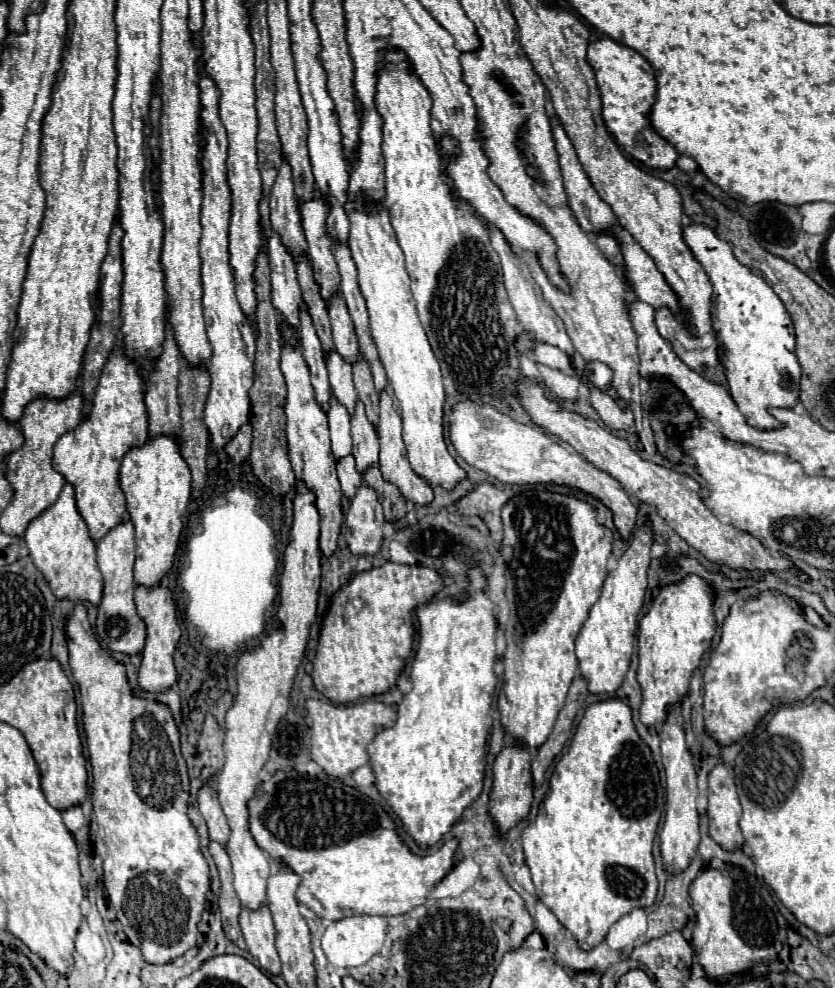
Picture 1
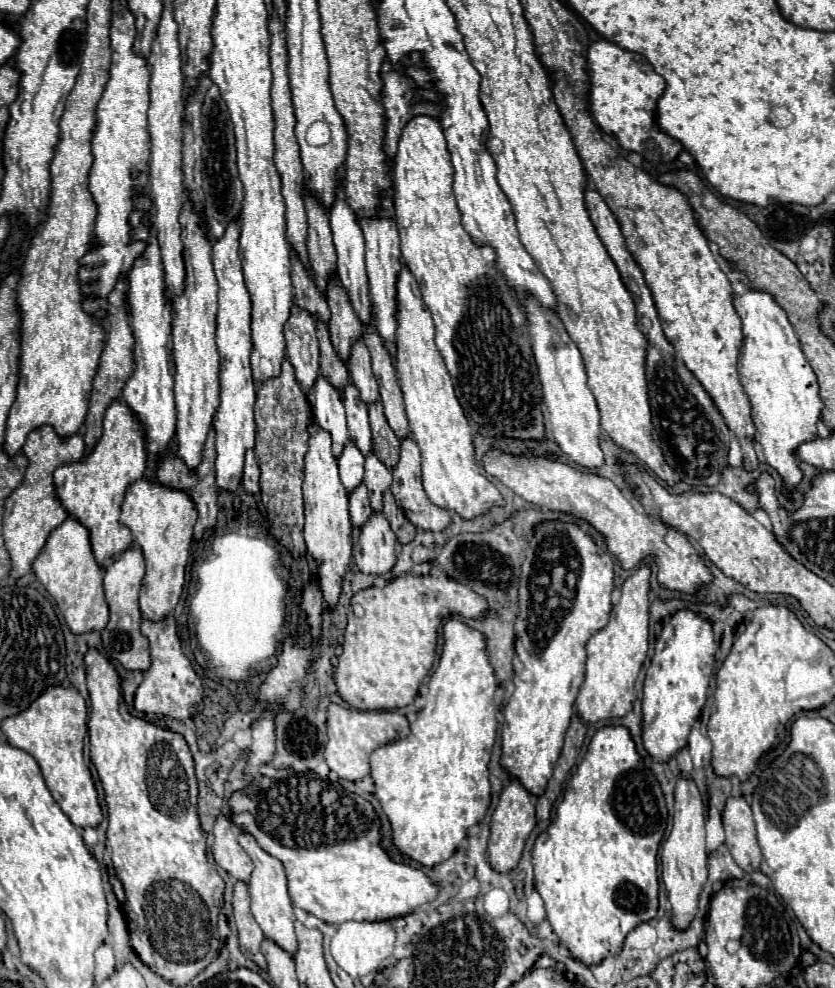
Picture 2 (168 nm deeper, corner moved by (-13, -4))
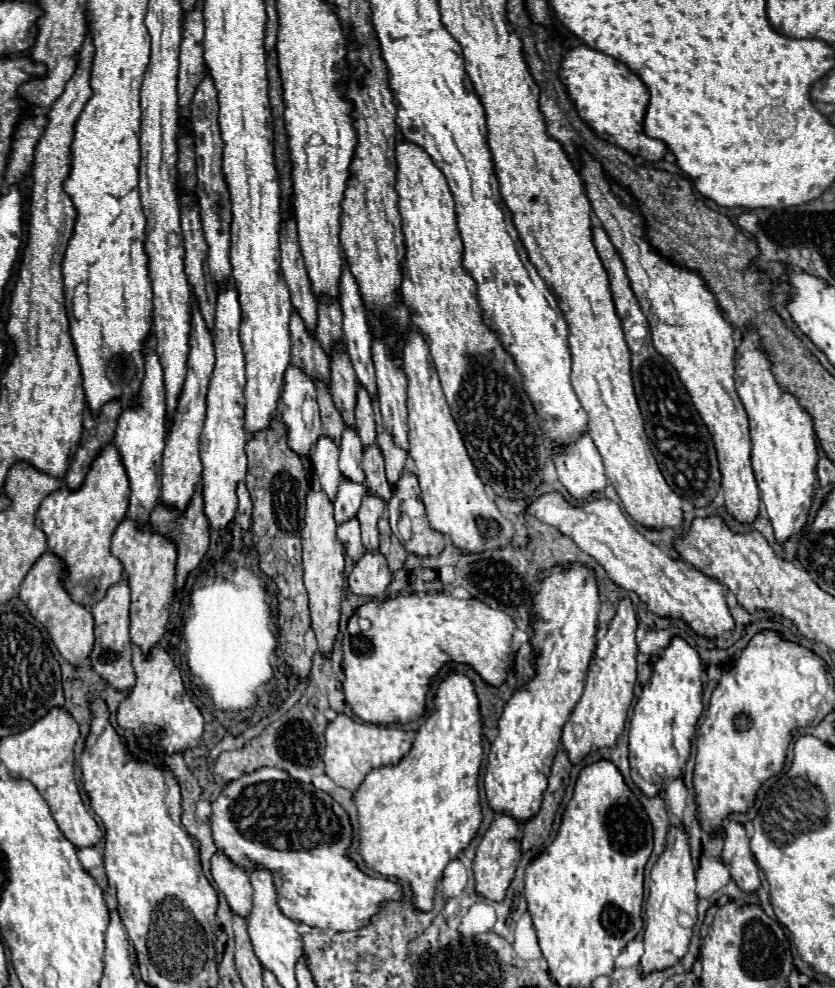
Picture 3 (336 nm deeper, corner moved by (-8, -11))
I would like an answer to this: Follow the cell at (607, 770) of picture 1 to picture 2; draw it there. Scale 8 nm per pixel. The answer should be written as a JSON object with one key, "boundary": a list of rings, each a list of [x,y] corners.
{"boundary":[[[624,725],[600,727],[588,745],[586,757],[582,759],[582,763],[578,765],[576,773],[572,775],[572,779],[568,781],[568,785],[564,789],[562,801],[556,807],[556,819],[550,823],[546,833],[538,835],[534,849],[532,849],[534,885],[536,885],[536,891],[540,893],[540,897],[544,899],[546,913],[548,913],[546,919],[550,921],[554,933],[560,937],[560,943],[564,943],[580,963],[592,967],[592,965],[598,965],[600,961],[604,961],[606,957],[618,955],[628,931],[632,927],[656,917],[656,911],[658,911],[658,861],[656,861],[656,855],[658,855],[658,847],[660,847],[660,841],[662,841],[664,831],[666,831],[666,819],[668,819],[668,809],[666,809],[666,799],[664,799],[662,787],[660,787],[656,775],[644,765],[644,759],[636,749],[636,743],[632,741],[630,731]]]}

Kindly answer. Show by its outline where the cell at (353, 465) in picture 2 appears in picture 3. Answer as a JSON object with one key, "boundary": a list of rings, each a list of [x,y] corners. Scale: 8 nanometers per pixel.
{"boundary":[[[341,480],[337,498],[333,502],[335,506],[335,522],[343,524],[347,520],[353,520],[357,516],[357,510],[361,506],[361,500],[365,496],[363,484],[353,484],[351,480]]]}

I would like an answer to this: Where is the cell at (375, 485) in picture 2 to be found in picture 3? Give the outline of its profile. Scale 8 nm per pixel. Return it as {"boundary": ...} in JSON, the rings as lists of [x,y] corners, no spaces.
{"boundary":[[[365,494],[365,500],[363,500],[361,508],[359,508],[357,520],[361,524],[361,536],[363,536],[365,552],[369,552],[369,554],[377,554],[379,552],[377,522],[385,514],[385,506],[387,504],[383,500],[377,500],[377,496]]]}

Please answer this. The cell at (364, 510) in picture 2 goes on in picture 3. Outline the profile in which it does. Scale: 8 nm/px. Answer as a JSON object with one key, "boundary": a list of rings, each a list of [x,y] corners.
{"boundary":[[[347,520],[345,524],[341,524],[337,528],[337,538],[345,546],[345,552],[353,562],[357,562],[365,554],[365,548],[361,544],[361,530],[359,530],[357,520]]]}

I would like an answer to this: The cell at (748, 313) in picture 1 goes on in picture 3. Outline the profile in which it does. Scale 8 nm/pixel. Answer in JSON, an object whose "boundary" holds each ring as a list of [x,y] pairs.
{"boundary":[[[749,332],[749,336],[743,336],[741,358],[735,364],[735,388],[749,416],[751,446],[753,446],[751,466],[761,492],[761,500],[765,504],[765,512],[775,530],[775,540],[777,544],[783,546],[789,536],[801,532],[801,528],[805,526],[811,500],[813,500],[815,470],[817,470],[817,446],[815,446],[813,422],[811,422],[811,416],[805,412],[805,408],[801,408],[801,404],[793,400],[793,396],[779,390],[779,384],[773,380],[773,374],[769,372],[769,360],[765,360],[765,356],[761,356],[761,350],[757,348],[757,332]]]}

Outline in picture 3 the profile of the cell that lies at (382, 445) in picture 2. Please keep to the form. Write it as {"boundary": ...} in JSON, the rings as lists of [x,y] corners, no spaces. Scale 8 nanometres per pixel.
{"boundary":[[[371,446],[371,448],[365,450],[363,472],[365,472],[367,492],[387,502],[393,494],[391,494],[391,488],[385,480],[385,462],[381,460],[381,452],[377,452],[377,446]]]}

